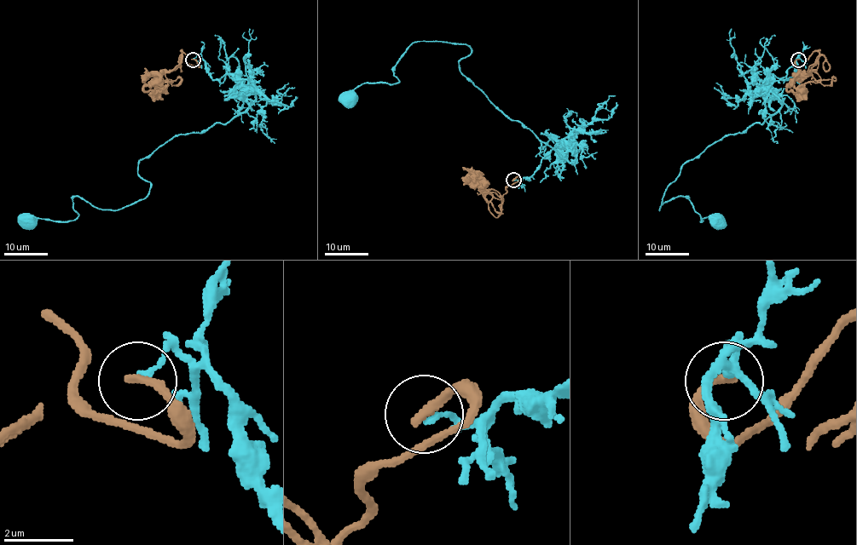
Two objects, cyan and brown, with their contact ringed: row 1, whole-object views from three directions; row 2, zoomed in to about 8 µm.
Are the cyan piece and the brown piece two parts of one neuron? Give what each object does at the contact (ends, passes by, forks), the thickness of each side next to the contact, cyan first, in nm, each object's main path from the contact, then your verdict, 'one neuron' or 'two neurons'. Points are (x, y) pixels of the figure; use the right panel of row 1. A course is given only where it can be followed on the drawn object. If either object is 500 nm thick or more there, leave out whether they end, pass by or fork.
cyan ends; brown ends; calibres 150 and 280 nm; course cyan (797, 59), (792, 80), (767, 77), (781, 106), (683, 164), (659, 209), (684, 197), (702, 221), (718, 219); course brown (797, 59), (797, 66), (814, 51), (819, 53), (819, 61), (811, 69), (814, 80), (801, 88), (807, 100); two neurons

